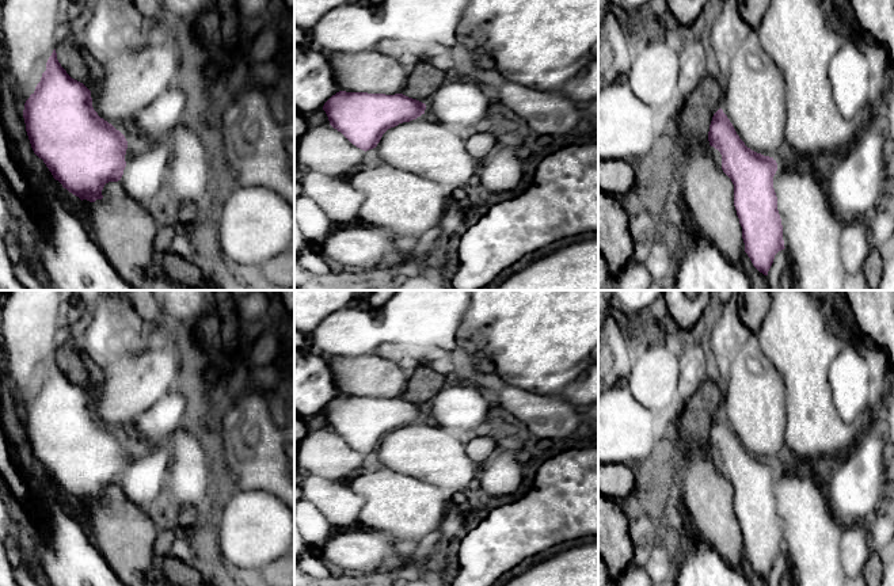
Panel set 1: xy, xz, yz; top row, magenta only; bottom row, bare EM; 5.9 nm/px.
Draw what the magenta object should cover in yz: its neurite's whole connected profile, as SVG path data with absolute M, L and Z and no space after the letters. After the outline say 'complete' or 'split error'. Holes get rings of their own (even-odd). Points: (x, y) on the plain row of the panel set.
M722 412L712 421L708 445L720 456L722 473L734 488L745 556L753 570L768 579L775 559L785 552L773 492L777 467L747 452Z; complete

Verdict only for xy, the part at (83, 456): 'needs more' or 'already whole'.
already whole

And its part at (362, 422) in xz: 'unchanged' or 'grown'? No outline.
unchanged

